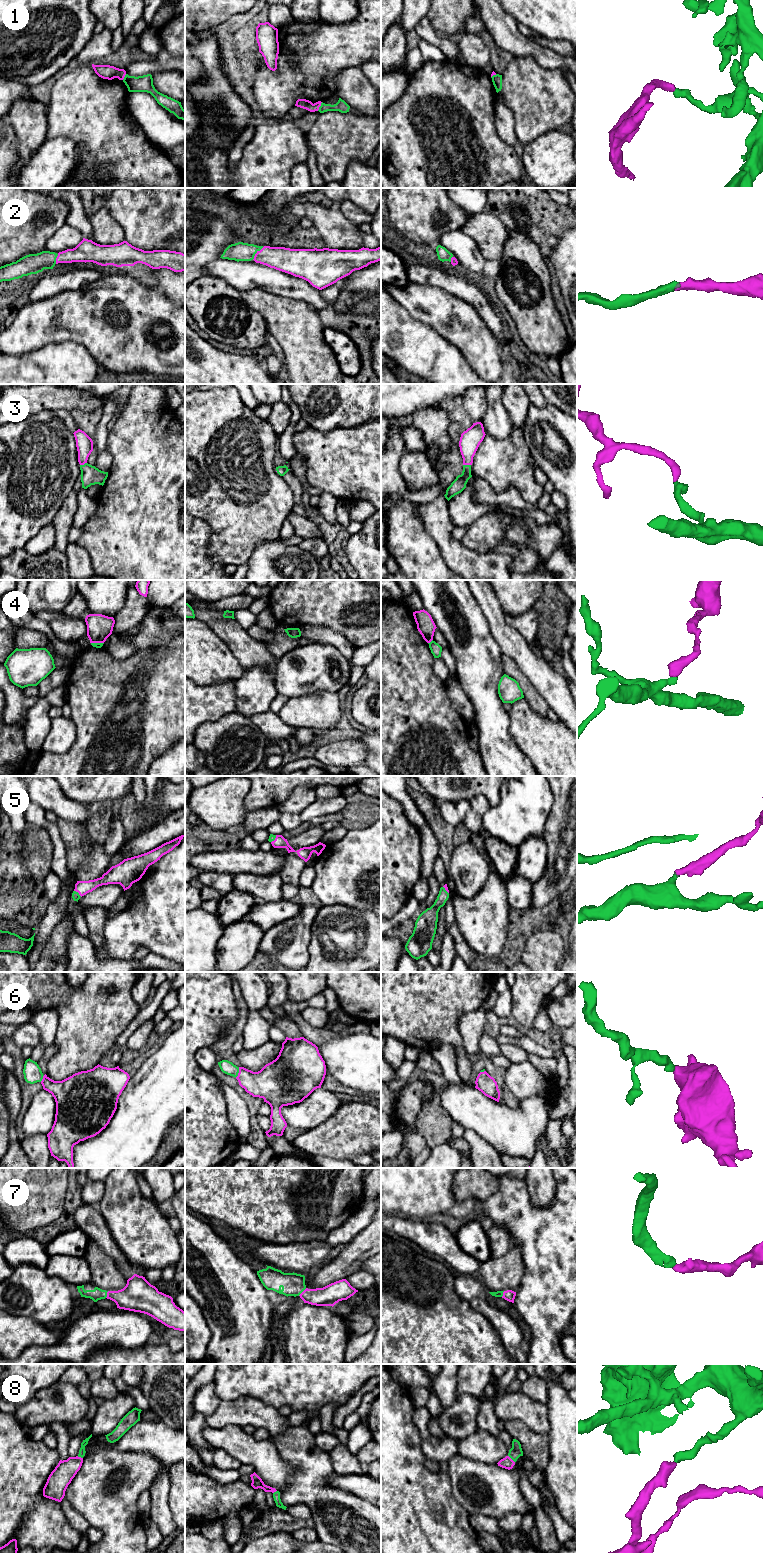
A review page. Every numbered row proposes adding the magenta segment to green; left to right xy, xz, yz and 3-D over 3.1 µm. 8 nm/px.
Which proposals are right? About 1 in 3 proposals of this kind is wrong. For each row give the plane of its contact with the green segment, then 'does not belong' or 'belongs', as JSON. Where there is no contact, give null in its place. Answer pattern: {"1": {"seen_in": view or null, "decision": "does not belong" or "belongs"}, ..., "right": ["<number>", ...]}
{"1": {"seen_in": "xz", "decision": "does not belong"}, "2": {"seen_in": "xz", "decision": "belongs"}, "3": {"seen_in": "yz", "decision": "belongs"}, "4": {"seen_in": "yz", "decision": "does not belong"}, "5": {"seen_in": "xy", "decision": "belongs"}, "6": {"seen_in": "xz", "decision": "belongs"}, "7": {"seen_in": "xz", "decision": "belongs"}, "8": {"seen_in": "yz", "decision": "belongs"}, "right": ["2", "3", "5", "6", "7", "8"]}

